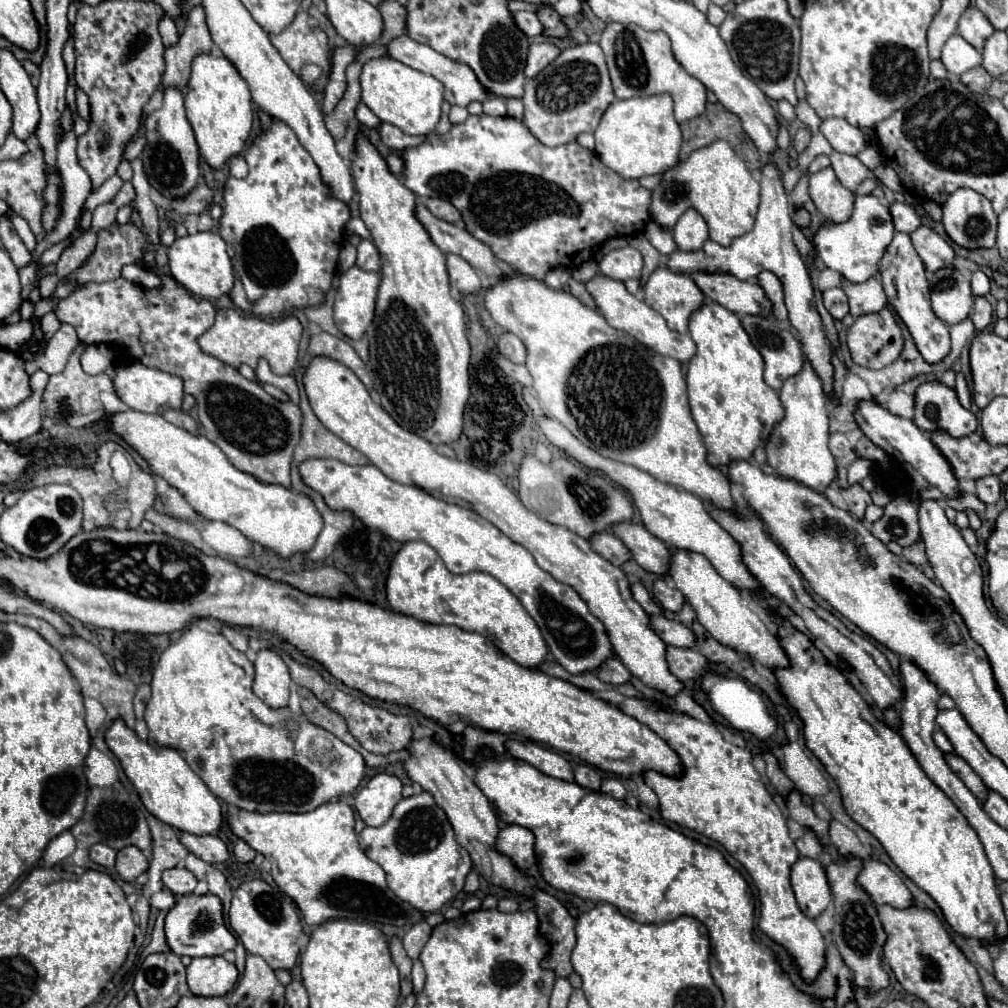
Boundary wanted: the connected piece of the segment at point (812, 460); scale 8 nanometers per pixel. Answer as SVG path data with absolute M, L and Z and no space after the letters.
M804 360L804 366L798 374L786 378L780 400L784 404L784 420L774 426L774 432L768 438L766 454L768 464L776 468L784 478L794 478L812 490L822 492L836 474L834 456L828 450L828 402L822 390L822 380L816 370L810 366L810 360Z

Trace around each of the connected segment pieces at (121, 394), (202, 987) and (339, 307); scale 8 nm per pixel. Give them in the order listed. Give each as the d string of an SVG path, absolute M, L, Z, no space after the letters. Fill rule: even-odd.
M128 362L128 364L116 366L112 384L114 384L118 398L124 404L128 404L132 410L140 410L140 412L148 412L148 414L162 414L168 408L180 408L182 396L184 396L182 380L178 376L148 368L140 362Z
M222 956L194 958L188 970L188 986L196 996L226 996L238 980L238 970Z
M352 266L340 276L334 302L334 322L340 332L352 340L364 336L374 318L380 274Z

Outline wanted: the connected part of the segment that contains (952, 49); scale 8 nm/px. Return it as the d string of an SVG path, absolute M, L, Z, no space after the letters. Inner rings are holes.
M954 34L946 40L940 60L944 68L956 76L962 76L966 70L982 64L982 56L978 54L978 50L972 44L968 44L960 34Z

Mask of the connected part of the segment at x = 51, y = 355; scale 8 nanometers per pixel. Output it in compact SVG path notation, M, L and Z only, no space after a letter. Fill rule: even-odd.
M62 324L60 330L48 340L48 346L42 356L32 362L26 362L26 372L32 374L34 370L44 370L46 374L58 374L64 370L68 356L78 346L78 336L74 326Z

